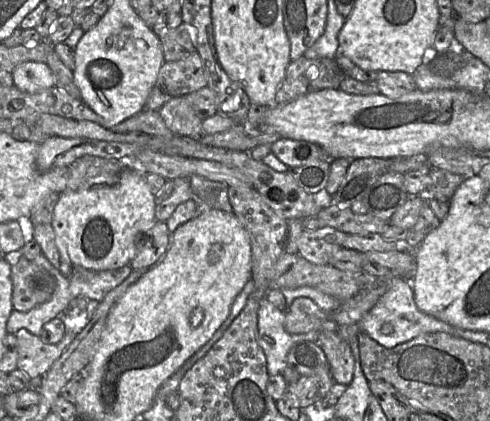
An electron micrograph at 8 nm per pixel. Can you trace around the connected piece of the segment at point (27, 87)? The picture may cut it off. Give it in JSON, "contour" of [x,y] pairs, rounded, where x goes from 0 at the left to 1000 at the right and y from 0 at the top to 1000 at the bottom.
{"contour":[[[94,147],[41,150],[22,176],[29,202],[55,221],[73,221],[112,204],[112,183]]]}

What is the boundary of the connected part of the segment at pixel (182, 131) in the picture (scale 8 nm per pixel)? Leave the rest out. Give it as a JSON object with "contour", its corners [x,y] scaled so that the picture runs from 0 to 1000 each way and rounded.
{"contour":[[[378,228],[347,230],[322,261],[337,297],[357,318],[406,333],[416,318],[412,290]]]}

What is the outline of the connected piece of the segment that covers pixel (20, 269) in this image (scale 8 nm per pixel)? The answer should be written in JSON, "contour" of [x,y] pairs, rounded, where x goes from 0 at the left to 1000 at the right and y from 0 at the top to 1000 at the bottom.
{"contour":[[[45,606],[24,608],[18,622],[29,736],[57,741],[104,708],[114,667],[98,644]]]}

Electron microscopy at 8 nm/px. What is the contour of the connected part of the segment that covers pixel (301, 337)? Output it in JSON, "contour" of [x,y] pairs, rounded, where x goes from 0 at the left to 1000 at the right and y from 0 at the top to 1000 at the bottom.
{"contour":[[[539,705],[527,734],[527,817],[543,848],[547,893],[578,886],[588,869],[590,831],[616,812],[645,815],[651,784],[622,793],[590,793],[582,784],[582,739],[557,727]]]}

